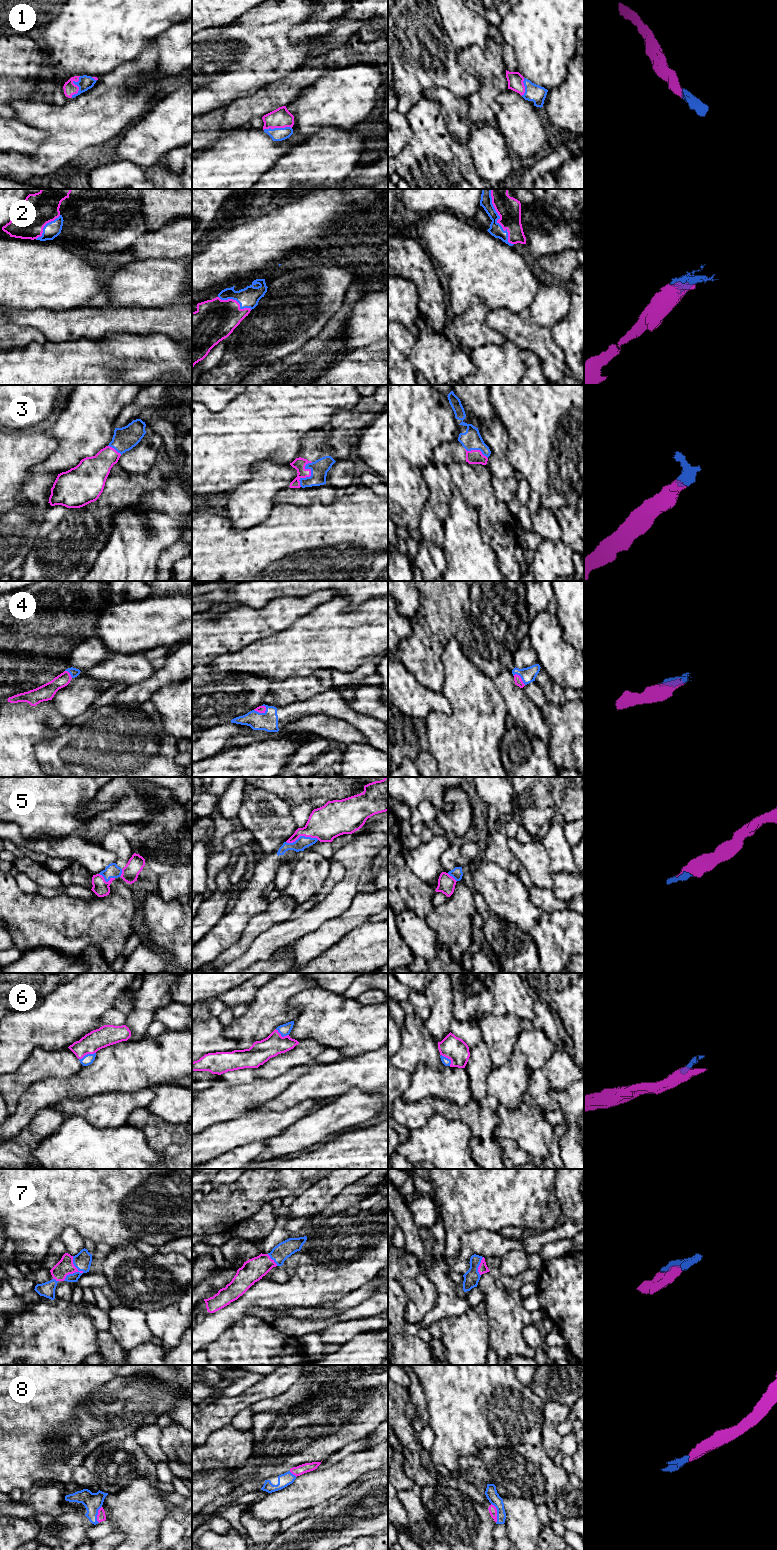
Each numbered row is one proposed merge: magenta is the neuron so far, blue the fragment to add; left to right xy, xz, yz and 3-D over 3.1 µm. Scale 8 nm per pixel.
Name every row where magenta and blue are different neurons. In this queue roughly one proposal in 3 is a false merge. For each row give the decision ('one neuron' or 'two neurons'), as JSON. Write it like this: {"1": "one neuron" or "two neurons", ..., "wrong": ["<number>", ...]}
{"1": "one neuron", "2": "one neuron", "3": "one neuron", "4": "one neuron", "5": "one neuron", "6": "one neuron", "7": "one neuron", "8": "one neuron", "wrong": []}

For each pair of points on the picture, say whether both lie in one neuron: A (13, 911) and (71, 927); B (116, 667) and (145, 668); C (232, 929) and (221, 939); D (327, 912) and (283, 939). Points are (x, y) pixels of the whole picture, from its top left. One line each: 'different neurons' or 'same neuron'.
A: same neuron
B: same neuron
C: same neuron
D: same neuron

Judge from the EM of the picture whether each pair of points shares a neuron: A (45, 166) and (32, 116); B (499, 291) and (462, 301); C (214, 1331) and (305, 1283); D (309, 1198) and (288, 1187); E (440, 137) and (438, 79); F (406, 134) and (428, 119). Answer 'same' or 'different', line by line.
A: same
B: same
C: same
D: different
E: different
F: different

